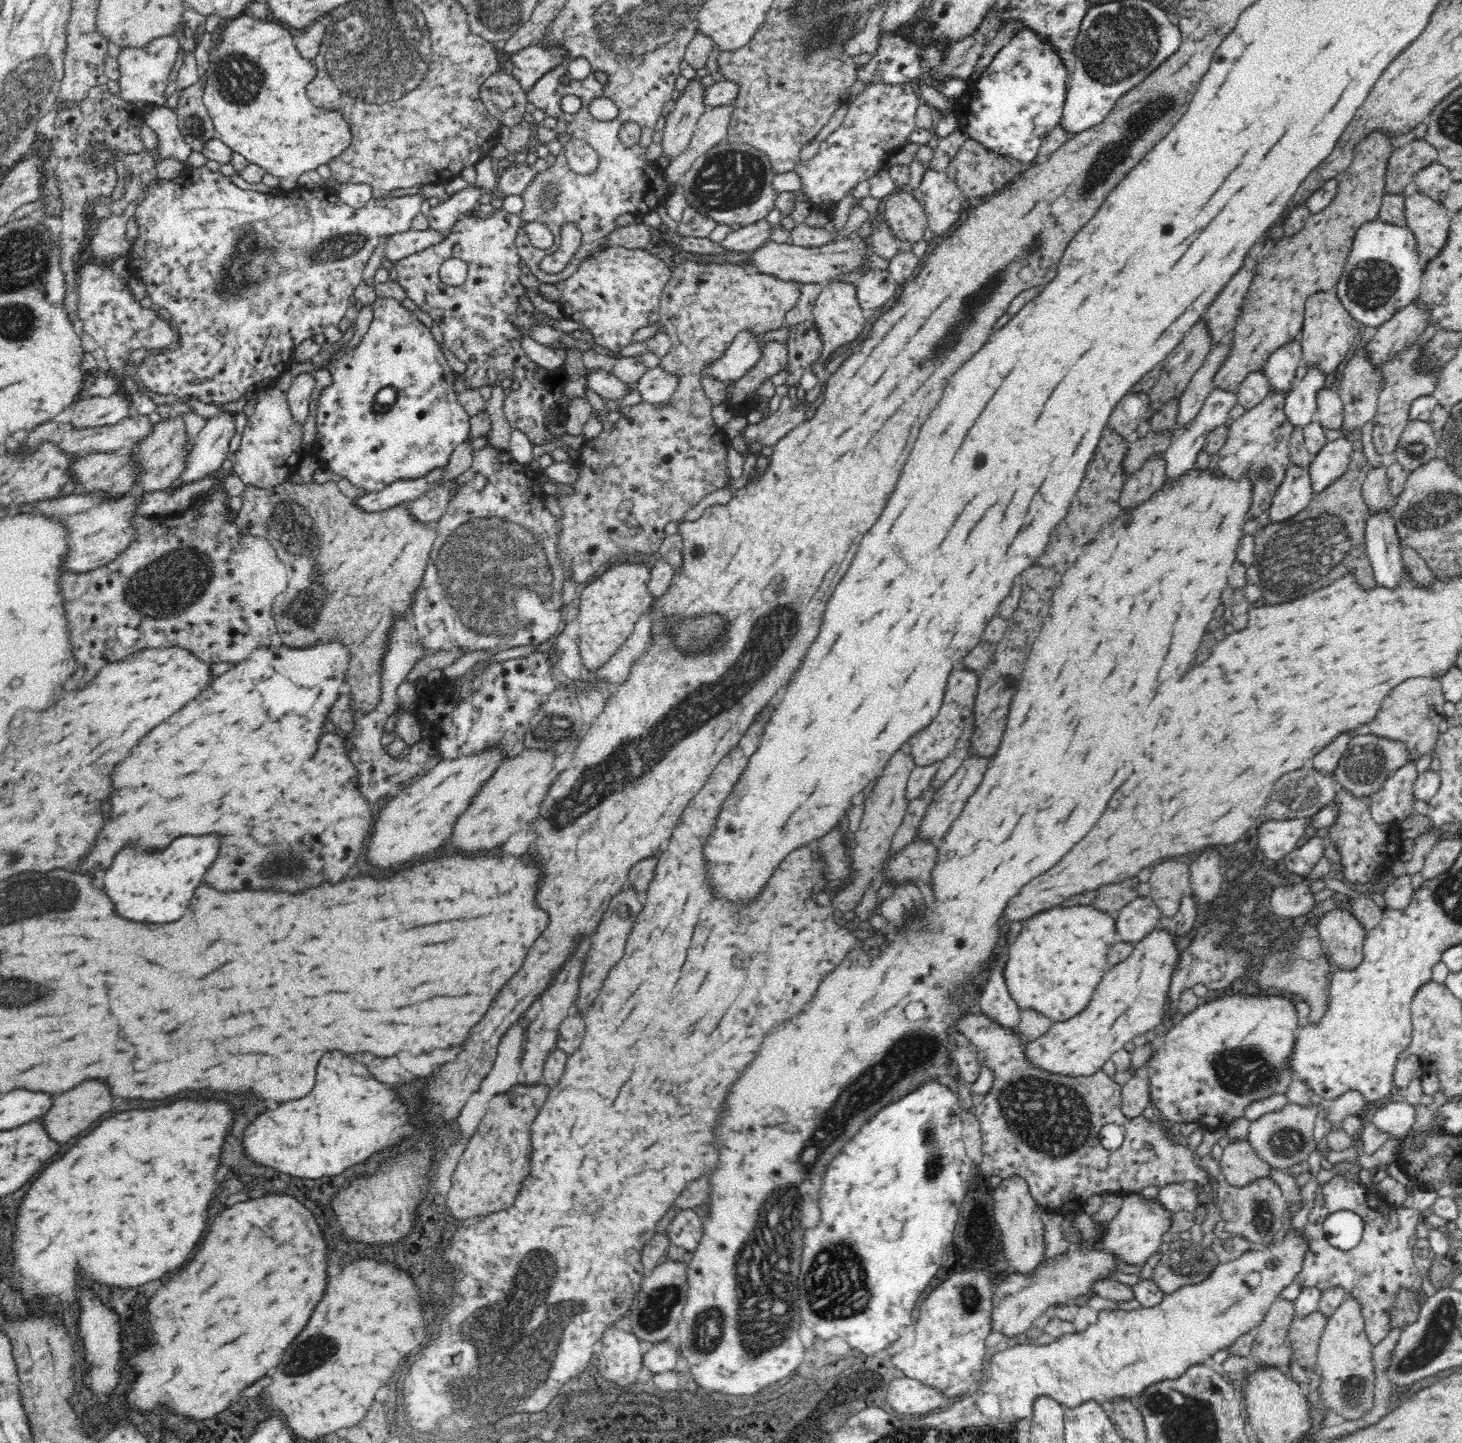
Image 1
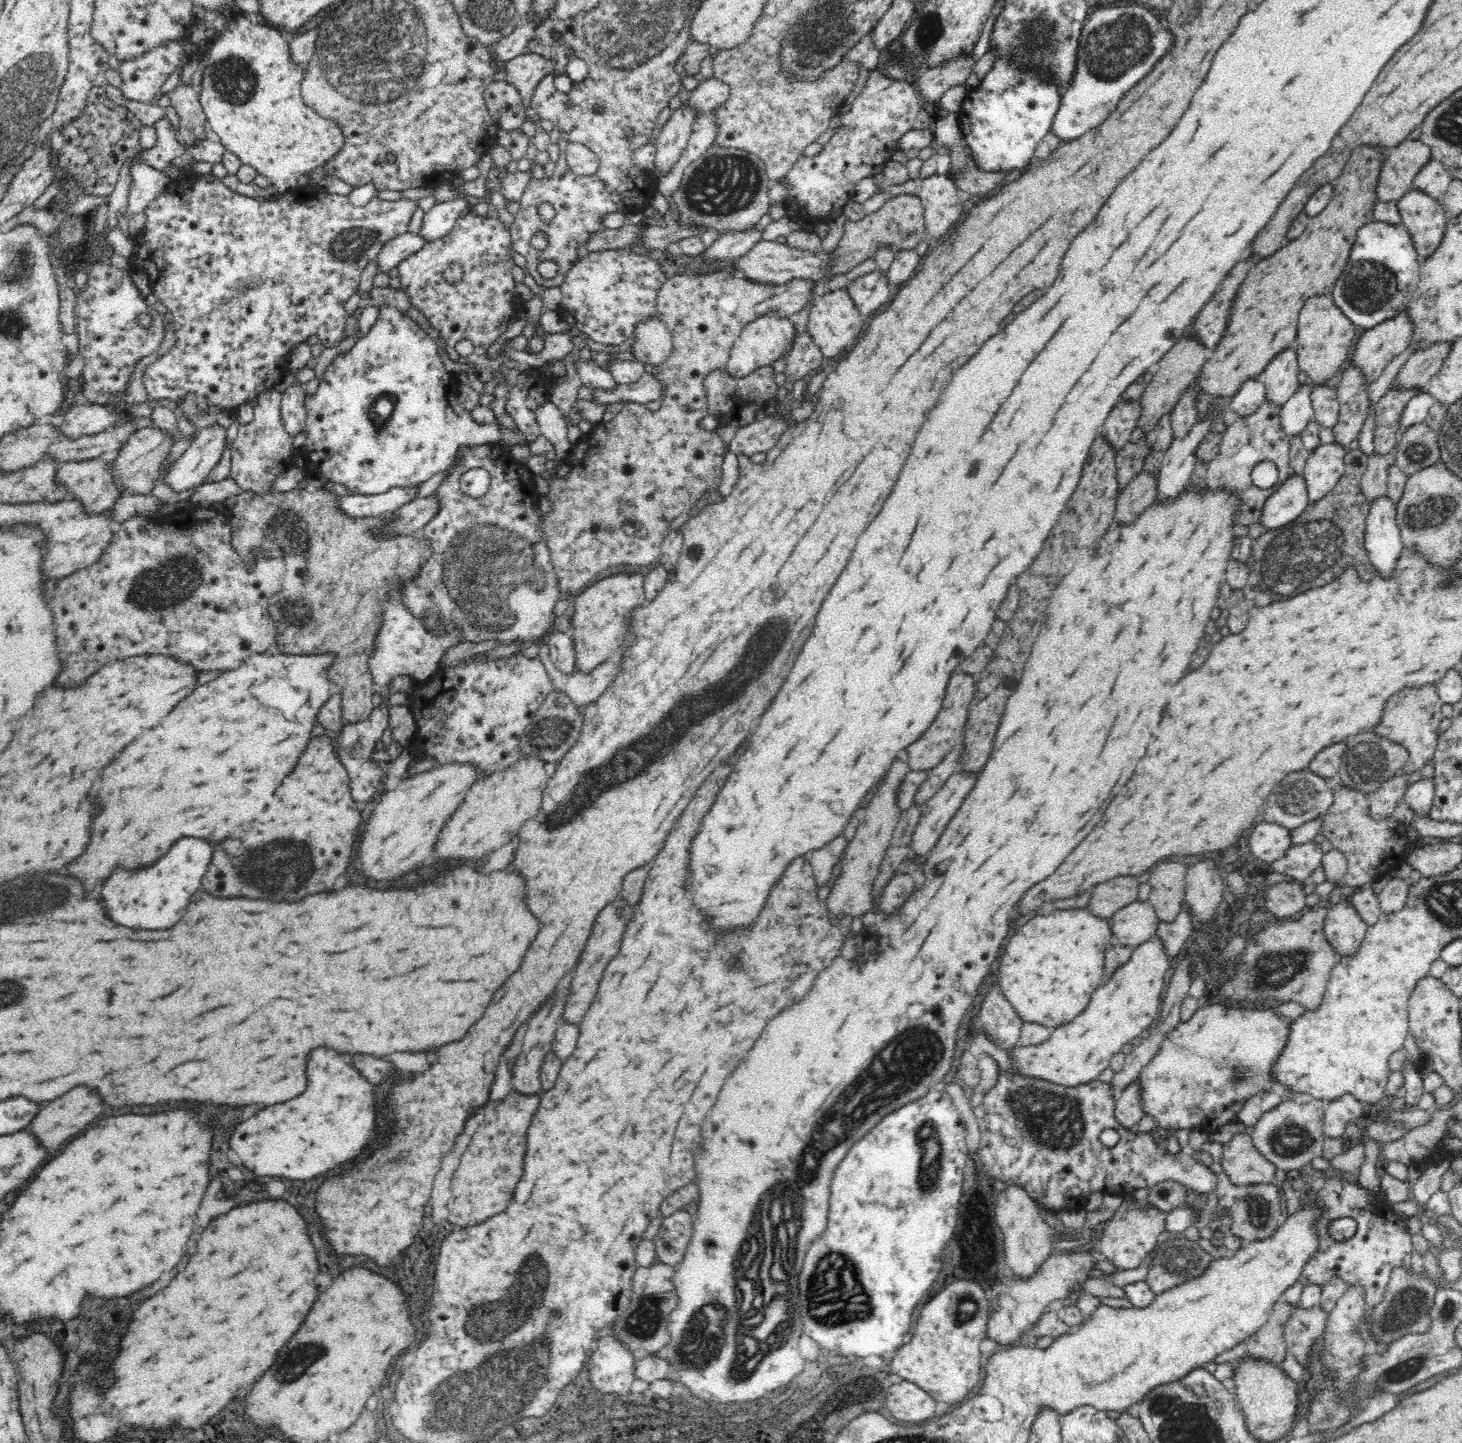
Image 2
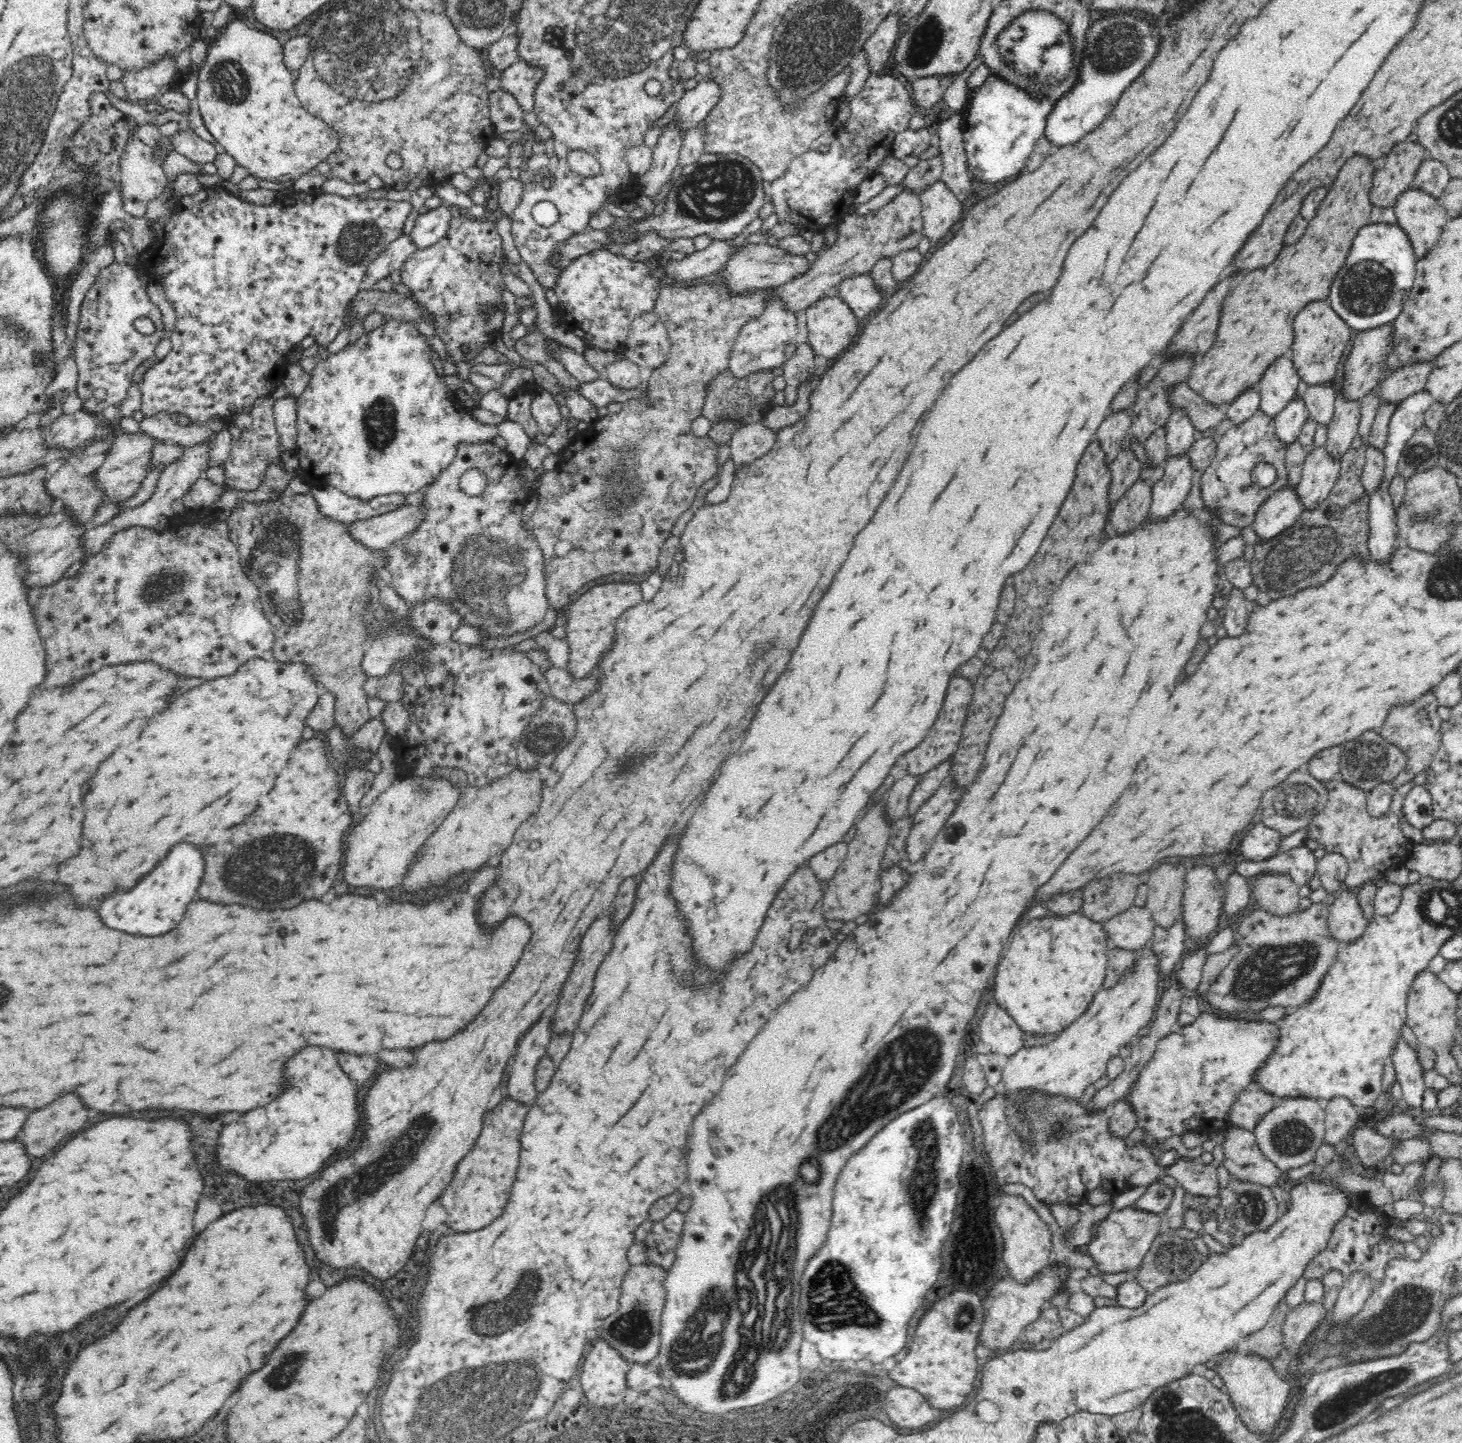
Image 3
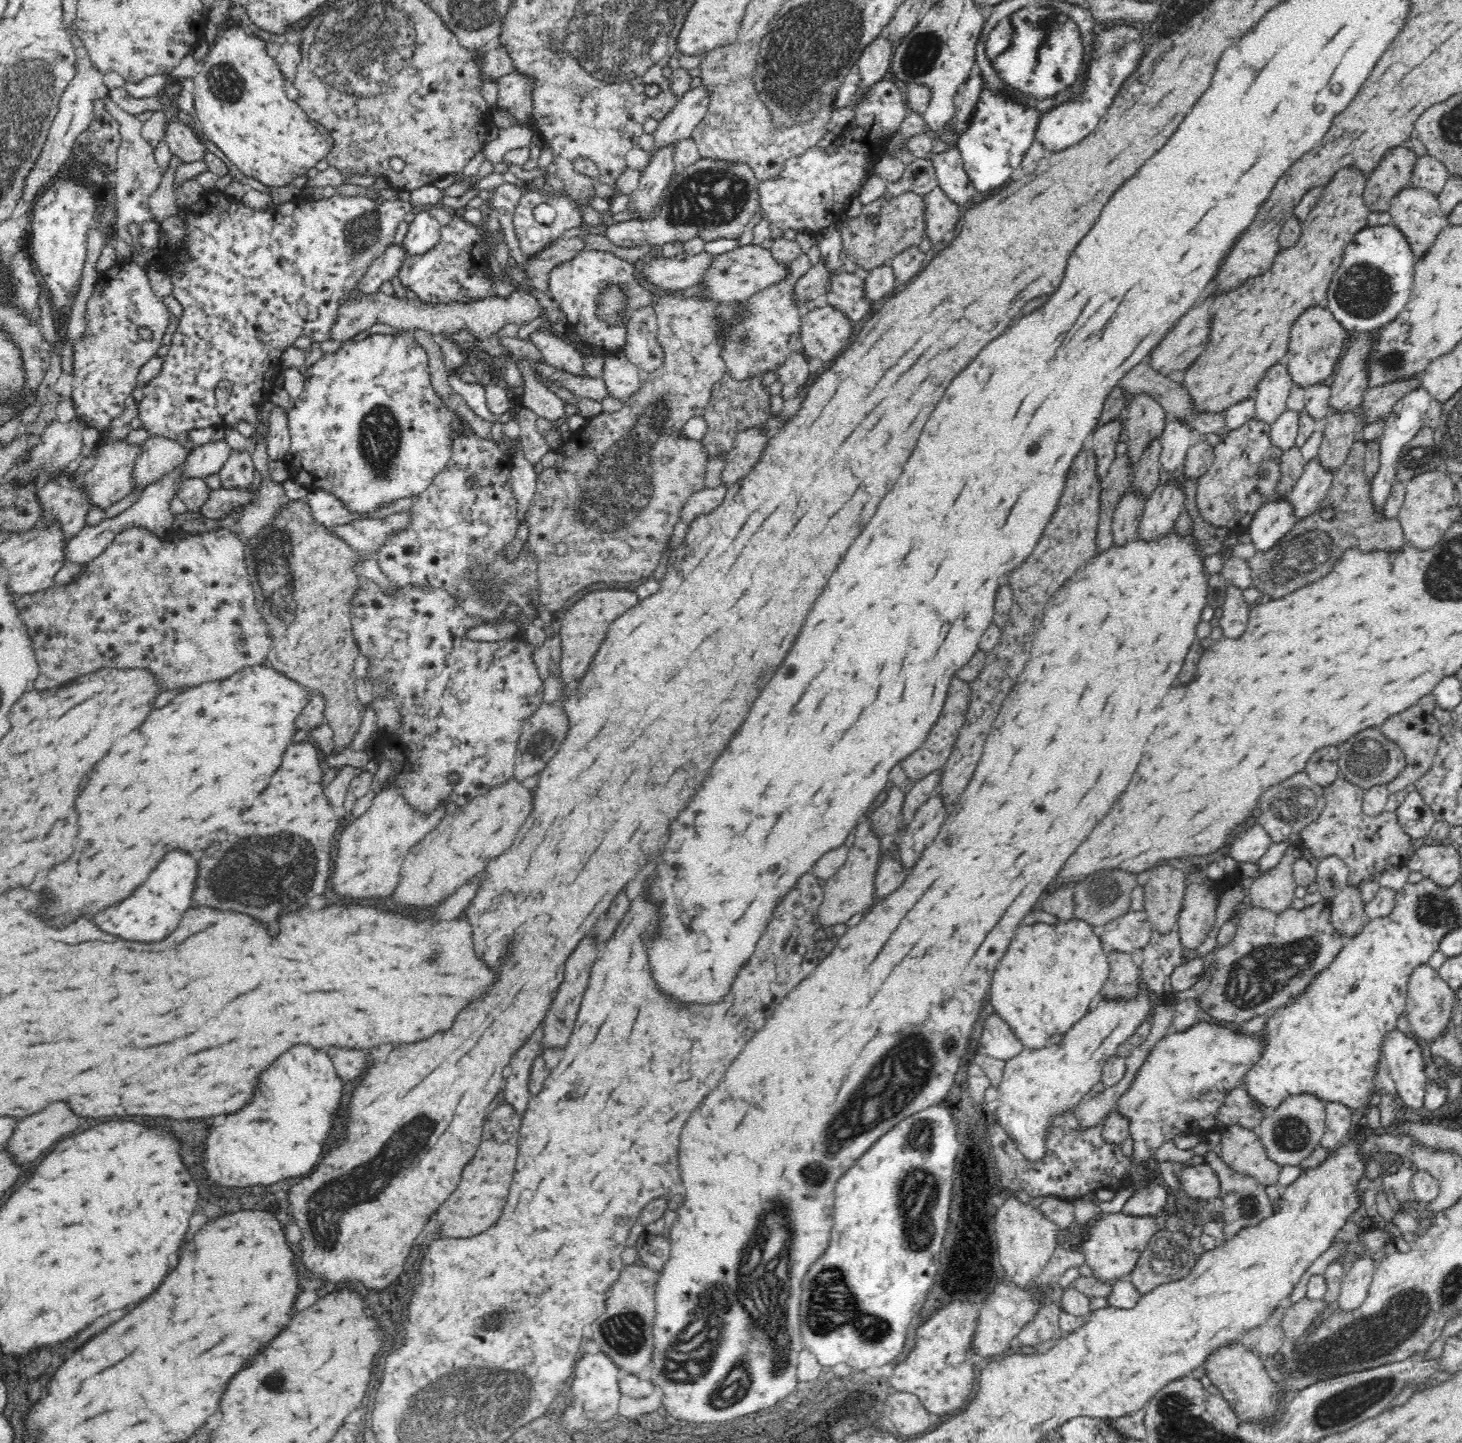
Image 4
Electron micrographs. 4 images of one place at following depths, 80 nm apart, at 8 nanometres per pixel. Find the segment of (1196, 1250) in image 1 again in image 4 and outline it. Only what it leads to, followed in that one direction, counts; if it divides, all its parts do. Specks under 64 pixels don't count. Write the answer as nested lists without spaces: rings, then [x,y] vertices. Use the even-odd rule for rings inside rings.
[[[1162,1232],[1154,1233],[1142,1251],[1130,1272],[1130,1282],[1141,1294],[1160,1284],[1181,1280],[1197,1262],[1190,1246],[1179,1246]]]

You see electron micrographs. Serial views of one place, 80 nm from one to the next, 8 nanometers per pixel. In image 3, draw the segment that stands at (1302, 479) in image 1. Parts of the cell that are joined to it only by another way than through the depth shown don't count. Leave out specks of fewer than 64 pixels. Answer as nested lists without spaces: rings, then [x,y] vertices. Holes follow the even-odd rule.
[[[1284,486],[1276,491],[1260,505],[1253,520],[1258,543],[1265,543],[1296,524],[1302,511],[1294,487]]]

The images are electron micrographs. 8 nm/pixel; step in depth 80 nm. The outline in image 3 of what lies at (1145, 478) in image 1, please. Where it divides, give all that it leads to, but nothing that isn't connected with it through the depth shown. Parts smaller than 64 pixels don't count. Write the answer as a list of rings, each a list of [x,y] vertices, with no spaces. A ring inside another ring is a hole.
[[[1140,479],[1118,500],[1108,518],[1118,534],[1128,534],[1146,520],[1152,502],[1151,489],[1152,483]]]

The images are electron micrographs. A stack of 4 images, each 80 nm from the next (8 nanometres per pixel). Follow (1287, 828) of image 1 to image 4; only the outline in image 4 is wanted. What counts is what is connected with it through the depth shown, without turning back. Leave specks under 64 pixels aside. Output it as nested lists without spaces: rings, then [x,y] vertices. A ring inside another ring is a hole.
[[[1252,826],[1230,842],[1229,855],[1237,864],[1258,862],[1271,846],[1270,836],[1262,826]]]

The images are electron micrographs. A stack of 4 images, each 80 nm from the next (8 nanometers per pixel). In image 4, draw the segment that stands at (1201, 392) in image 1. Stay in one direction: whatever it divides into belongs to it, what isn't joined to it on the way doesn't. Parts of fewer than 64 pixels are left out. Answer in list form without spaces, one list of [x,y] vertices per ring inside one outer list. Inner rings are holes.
[[[1168,421],[1160,436],[1160,468],[1166,472],[1176,473],[1186,463],[1187,452],[1191,447],[1191,426],[1178,421]]]

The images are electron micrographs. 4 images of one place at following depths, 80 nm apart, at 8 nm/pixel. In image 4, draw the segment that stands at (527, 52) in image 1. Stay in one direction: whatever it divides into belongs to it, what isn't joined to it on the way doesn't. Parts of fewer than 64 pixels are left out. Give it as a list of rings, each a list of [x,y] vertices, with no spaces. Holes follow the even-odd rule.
[[[515,70],[506,76],[501,76],[496,86],[498,90],[496,107],[508,111],[516,119],[516,125],[527,126],[533,111],[534,79],[524,77]]]

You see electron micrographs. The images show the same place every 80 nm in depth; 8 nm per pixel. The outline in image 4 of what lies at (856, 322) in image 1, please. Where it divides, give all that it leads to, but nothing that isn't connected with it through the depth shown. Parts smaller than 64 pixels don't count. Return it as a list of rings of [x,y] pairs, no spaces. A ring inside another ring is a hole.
[[[826,305],[802,314],[798,336],[806,360],[820,358],[828,362],[848,349],[852,326],[842,312]]]

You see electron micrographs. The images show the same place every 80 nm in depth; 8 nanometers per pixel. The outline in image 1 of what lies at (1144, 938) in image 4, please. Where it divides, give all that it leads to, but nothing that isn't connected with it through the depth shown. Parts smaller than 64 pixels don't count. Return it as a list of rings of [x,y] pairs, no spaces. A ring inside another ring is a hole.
[[[1149,896],[1136,898],[1114,916],[1116,932],[1122,942],[1136,944],[1160,926],[1162,913]]]

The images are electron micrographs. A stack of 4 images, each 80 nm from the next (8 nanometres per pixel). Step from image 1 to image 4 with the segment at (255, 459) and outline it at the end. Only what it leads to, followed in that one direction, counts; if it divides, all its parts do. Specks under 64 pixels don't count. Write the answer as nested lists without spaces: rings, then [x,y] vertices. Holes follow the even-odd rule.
[[[231,449],[228,460],[219,470],[220,484],[227,489],[250,489],[257,480],[257,472],[250,460],[250,452]]]

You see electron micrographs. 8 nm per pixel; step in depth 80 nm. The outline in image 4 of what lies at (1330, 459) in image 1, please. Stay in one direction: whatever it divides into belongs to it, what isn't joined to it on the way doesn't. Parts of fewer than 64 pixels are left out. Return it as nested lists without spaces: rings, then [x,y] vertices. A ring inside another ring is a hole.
[[[1318,458],[1305,463],[1302,469],[1302,476],[1286,496],[1286,501],[1292,505],[1296,521],[1311,515],[1335,482],[1335,475],[1326,473],[1326,469],[1320,467]]]

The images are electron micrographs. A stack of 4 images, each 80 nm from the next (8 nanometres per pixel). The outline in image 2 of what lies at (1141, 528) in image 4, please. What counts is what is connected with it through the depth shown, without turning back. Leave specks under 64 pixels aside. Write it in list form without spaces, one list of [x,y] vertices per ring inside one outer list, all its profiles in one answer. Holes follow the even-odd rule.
[[[1211,420],[1197,422],[1187,437],[1171,442],[1170,448],[1164,453],[1156,482],[1158,502],[1172,502],[1172,498],[1180,496],[1190,484],[1190,476],[1197,462],[1195,450],[1212,425]]]

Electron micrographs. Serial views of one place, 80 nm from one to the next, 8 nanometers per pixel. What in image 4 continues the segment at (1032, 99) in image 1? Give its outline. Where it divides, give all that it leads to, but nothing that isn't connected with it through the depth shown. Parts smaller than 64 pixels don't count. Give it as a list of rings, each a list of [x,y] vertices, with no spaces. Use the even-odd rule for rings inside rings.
[[[982,90],[970,124],[962,129],[957,149],[962,157],[964,171],[976,192],[990,191],[1001,186],[1020,166],[1022,156],[1034,142],[1034,130],[1042,114],[1038,109],[1024,107],[1010,101],[1010,97],[990,90]]]

